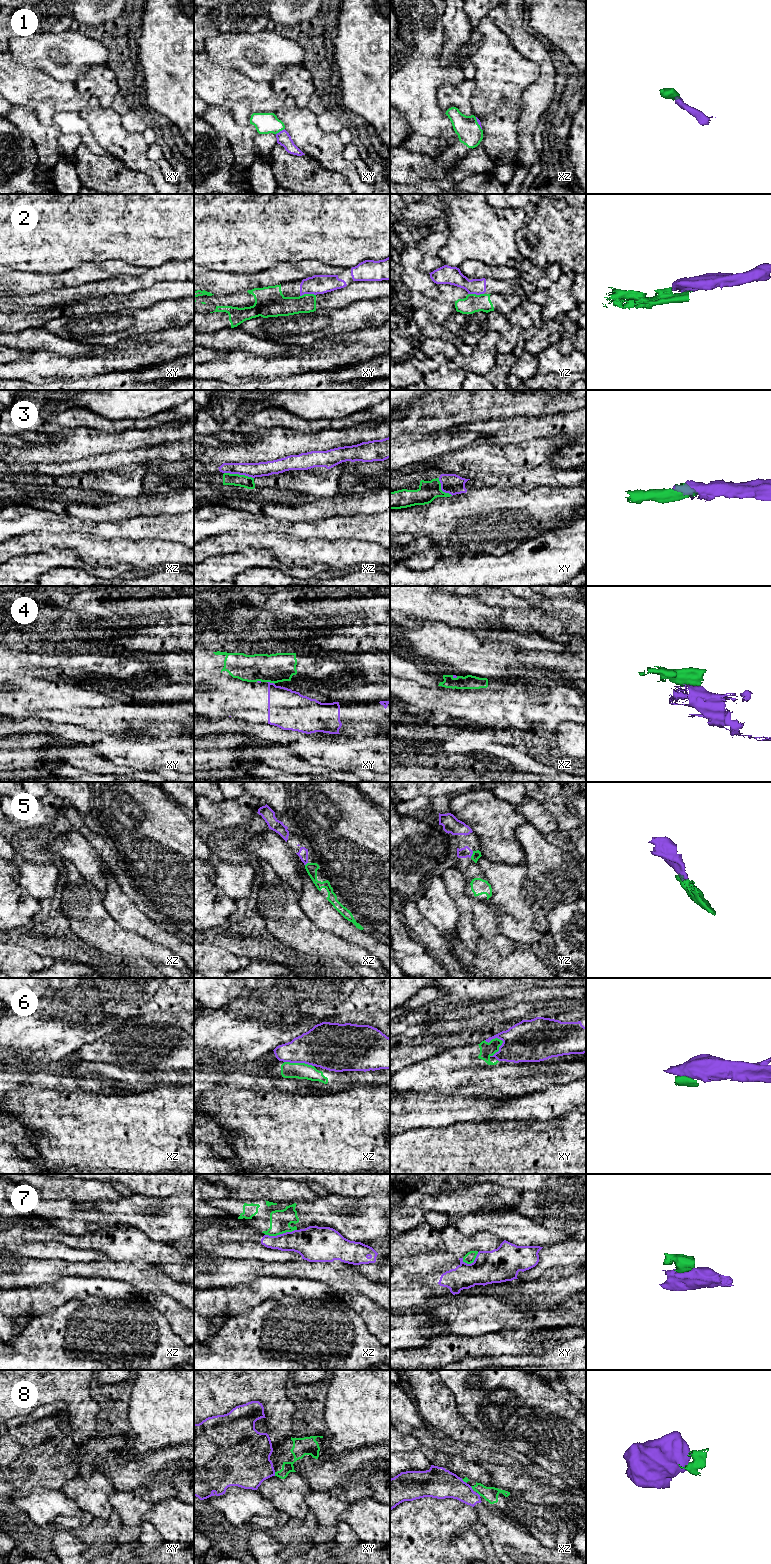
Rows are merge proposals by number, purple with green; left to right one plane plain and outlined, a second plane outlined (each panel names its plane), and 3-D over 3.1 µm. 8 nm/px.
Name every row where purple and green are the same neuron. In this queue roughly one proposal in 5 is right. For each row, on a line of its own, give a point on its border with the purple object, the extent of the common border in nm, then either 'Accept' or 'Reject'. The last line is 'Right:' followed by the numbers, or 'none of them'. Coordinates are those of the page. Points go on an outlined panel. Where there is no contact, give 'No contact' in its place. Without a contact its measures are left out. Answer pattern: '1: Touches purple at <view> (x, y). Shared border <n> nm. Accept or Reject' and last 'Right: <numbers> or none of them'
1: Touches purple at xy (280, 131). Shared border 90 nm. Accept
2: Touches purple at xy (307, 293). Shared border 130 nm. Reject
3: Touches purple at xz (239, 474). Shared border 240 nm. Reject
4: Touches purple at xy (271, 683). Shared border 70 nm. Reject
5: Touches purple at yz (472, 853). Shared border 60 nm. Accept
6: Touches purple at xy (499, 1049). Shared border 170 nm. Reject
7: Touches purple at xz (280, 1234). Shared border 260 nm. Reject
8: Touches purple at xy (274, 1474). Shared border 30 nm. Reject
Right: 1, 5

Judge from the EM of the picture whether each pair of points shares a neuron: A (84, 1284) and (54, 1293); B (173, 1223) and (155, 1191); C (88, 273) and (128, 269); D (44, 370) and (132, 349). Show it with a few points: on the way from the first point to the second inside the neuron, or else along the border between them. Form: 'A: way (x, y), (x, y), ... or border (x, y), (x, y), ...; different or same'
A: way (77, 1287), (61, 1290); same
B: border (136, 1195), (160, 1199); different
C: way (98, 271), (118, 269); same
D: way (66, 368), (86, 367), (110, 359); same

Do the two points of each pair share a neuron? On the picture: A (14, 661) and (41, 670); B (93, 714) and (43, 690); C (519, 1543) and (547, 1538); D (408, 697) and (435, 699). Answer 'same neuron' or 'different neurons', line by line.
A: same neuron
B: same neuron
C: different neurons
D: same neuron

